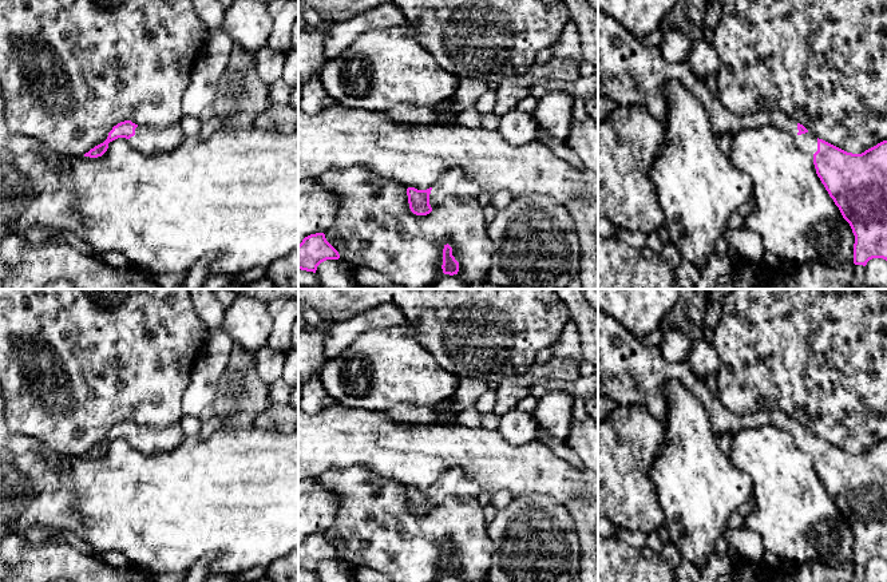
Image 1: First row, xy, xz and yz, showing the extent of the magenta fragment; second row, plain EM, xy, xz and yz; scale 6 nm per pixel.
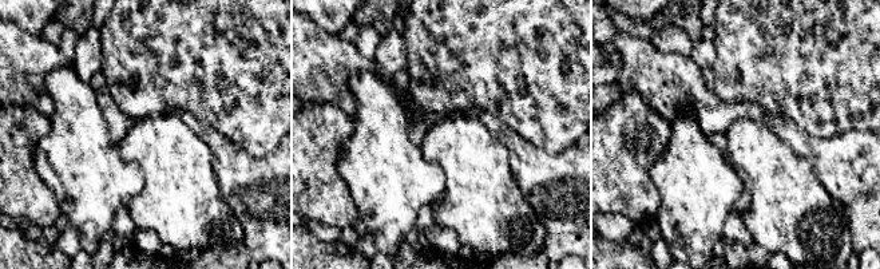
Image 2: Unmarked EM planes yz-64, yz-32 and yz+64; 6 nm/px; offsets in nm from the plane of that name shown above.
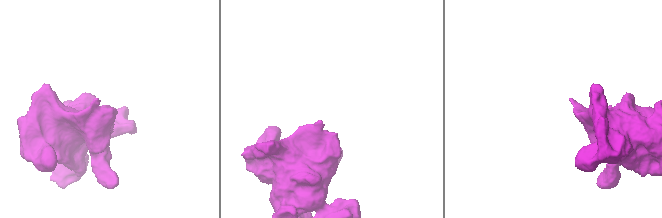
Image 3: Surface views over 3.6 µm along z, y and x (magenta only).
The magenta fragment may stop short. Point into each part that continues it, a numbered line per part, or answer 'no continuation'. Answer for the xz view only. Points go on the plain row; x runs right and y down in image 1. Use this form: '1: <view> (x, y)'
1: xz (452, 483)

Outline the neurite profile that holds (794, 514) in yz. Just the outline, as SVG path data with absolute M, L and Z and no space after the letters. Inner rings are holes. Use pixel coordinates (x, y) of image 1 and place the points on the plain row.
M768 421L743 428L732 438L729 458L752 479L755 504L743 526L761 537L767 551L797 566L854 563L852 528L817 476L813 456L797 447L793 435Z

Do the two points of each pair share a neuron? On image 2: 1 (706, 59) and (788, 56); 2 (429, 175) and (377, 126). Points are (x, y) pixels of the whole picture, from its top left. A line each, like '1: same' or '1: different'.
1: different
2: same

